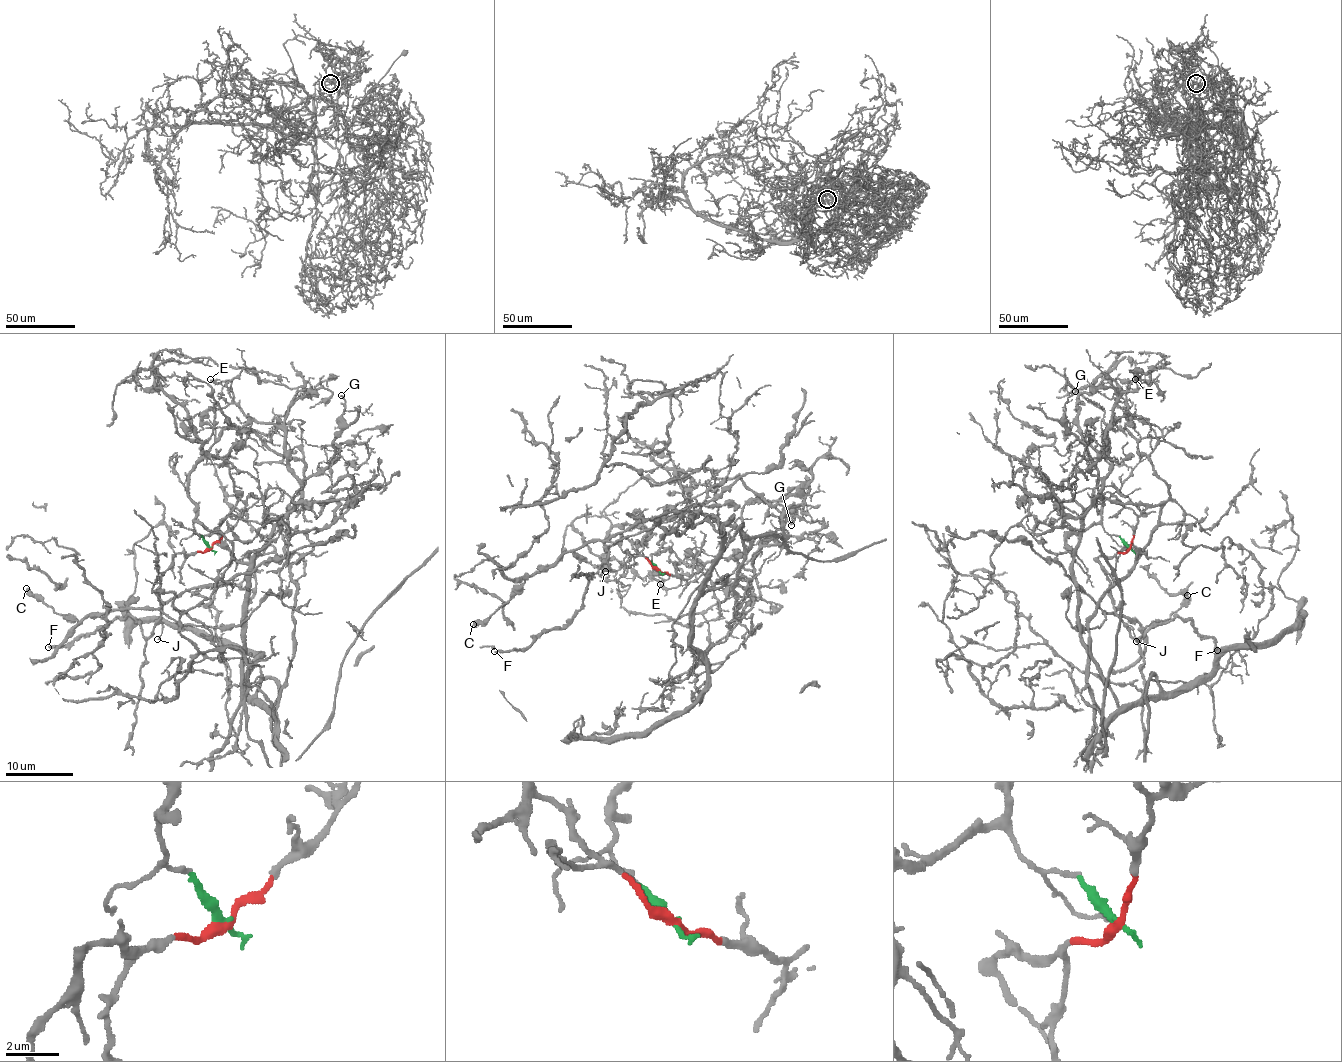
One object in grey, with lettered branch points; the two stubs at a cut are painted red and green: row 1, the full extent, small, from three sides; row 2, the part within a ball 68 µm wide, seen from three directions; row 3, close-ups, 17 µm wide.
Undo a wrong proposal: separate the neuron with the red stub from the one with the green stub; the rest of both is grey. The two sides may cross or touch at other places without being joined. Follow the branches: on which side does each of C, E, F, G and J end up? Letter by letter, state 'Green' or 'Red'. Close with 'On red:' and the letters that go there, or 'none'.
C: Green
E: Green
F: Red
G: Green
J: Red
On red: F, J

